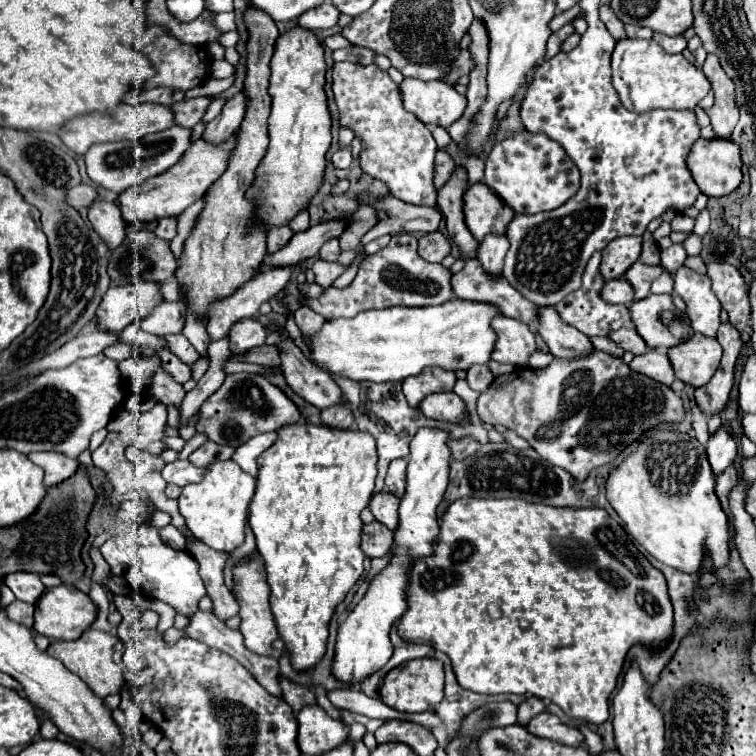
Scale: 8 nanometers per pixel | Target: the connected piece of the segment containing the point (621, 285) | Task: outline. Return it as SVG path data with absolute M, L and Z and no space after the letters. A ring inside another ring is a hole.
M623 278L607 280L601 288L601 298L609 304L625 304L627 306L633 302L633 288Z

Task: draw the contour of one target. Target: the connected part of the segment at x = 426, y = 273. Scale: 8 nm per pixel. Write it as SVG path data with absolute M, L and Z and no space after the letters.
M401 232L393 236L389 246L367 256L355 280L347 288L327 288L319 298L307 298L307 306L327 318L353 318L363 310L389 306L435 306L453 298L451 272L441 264L431 264L417 254L417 238Z

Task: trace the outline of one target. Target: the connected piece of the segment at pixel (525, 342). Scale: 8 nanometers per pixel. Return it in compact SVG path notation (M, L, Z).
M501 314L491 320L491 326L497 334L491 360L501 364L513 364L517 368L527 366L529 354L535 352L535 334L531 332L531 328L521 320Z

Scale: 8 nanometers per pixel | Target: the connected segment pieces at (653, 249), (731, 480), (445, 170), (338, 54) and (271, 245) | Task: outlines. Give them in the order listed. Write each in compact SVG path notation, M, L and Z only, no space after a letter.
M645 232L643 234L643 252L641 252L641 258L639 258L643 264L649 264L649 266L655 266L659 264L659 246L657 242L653 240L651 232Z
M735 466L727 468L727 472L723 472L723 476L719 476L719 480L715 480L715 494L717 494L717 498L719 498L719 502L721 502L723 510L725 510L725 514L729 518L729 524L733 522L733 516L731 516L731 510L729 510L729 492L737 484L737 480L739 478L737 478Z
M437 150L437 156L435 156L435 180L433 180L435 190L441 190L447 184L453 170L455 170L453 158L445 150Z
M349 46L343 50L333 52L333 60L349 60L349 62L359 62L359 64L371 64L375 60L375 52L363 46Z
M273 226L267 236L267 252L269 254L277 252L291 240L291 236L293 236L293 230L289 226Z

